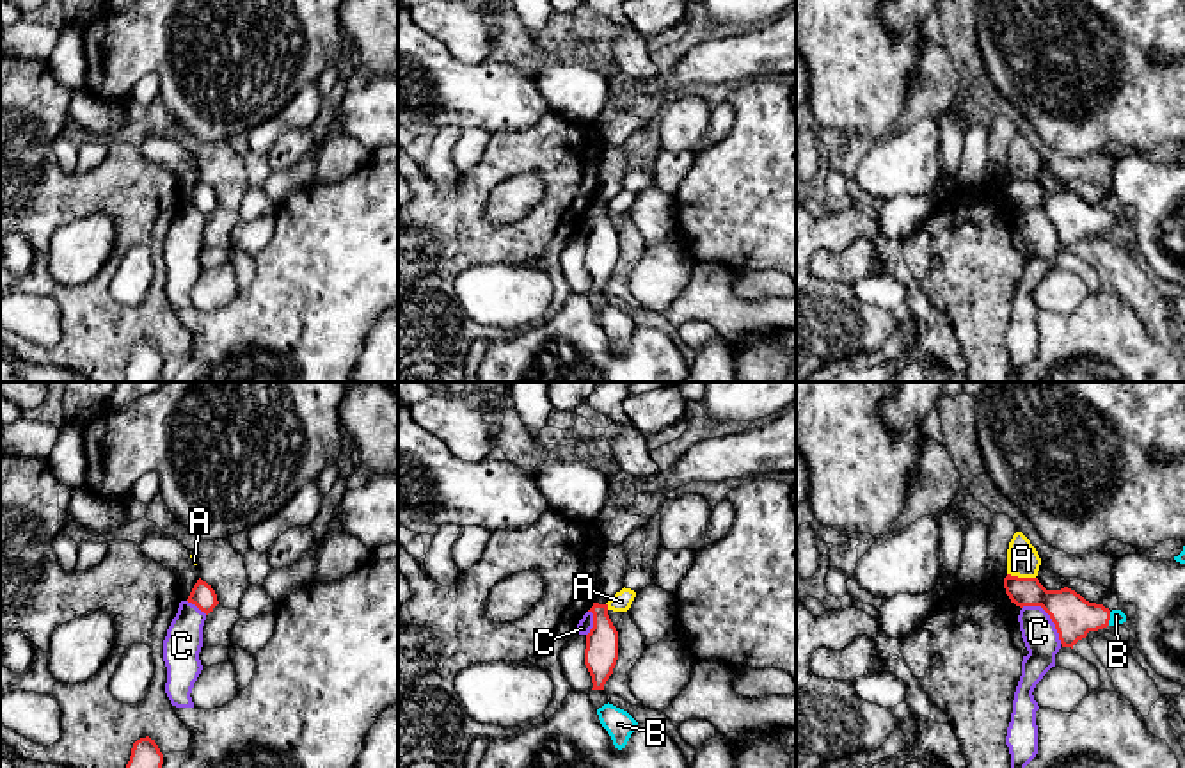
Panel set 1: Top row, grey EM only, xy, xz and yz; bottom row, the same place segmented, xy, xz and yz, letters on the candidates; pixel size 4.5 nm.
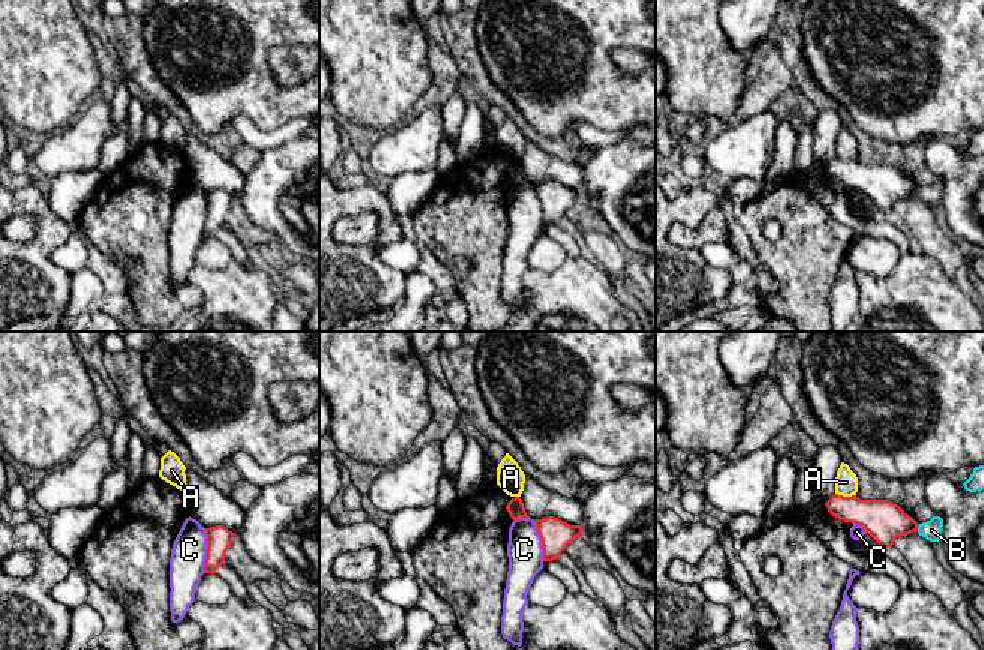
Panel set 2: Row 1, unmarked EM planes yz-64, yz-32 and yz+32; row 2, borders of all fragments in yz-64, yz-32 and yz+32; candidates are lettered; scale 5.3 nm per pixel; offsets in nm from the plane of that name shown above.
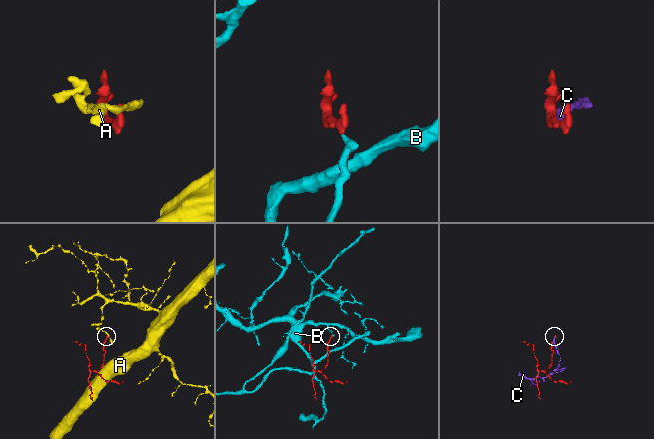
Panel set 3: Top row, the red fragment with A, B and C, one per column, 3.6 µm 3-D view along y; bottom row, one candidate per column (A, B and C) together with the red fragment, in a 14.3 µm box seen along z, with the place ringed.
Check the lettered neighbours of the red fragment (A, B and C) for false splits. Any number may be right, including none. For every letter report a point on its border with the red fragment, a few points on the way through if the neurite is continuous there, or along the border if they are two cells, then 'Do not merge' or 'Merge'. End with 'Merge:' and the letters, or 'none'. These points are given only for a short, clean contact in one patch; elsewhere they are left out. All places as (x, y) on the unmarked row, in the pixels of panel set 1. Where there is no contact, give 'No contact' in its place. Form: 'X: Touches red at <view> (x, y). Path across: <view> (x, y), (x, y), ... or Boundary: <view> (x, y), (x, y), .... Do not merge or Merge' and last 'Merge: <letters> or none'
A: Touches red at yz (1022, 180). Boundary: yz (1008, 175), (1034, 180). Do not merge
B: Touches red at yz (1109, 221). Path across: yz (1073, 219), (1109, 221), (1116, 217). Merge
C: Touches red at yz (1049, 216). Boundary: yz (1022, 208), (1040, 208), (1049, 217), (1061, 244). Do not merge
Merge: B

